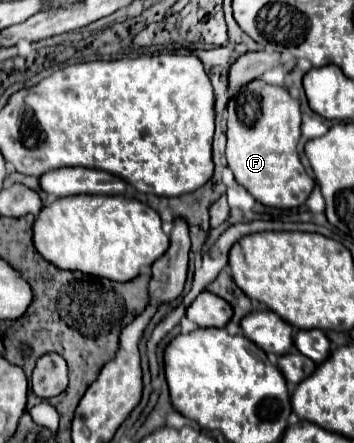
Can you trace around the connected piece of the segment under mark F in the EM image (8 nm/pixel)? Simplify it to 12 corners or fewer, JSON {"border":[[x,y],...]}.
{"border":[[260,78],[228,102],[228,168],[264,206],[304,204],[302,114]]}

